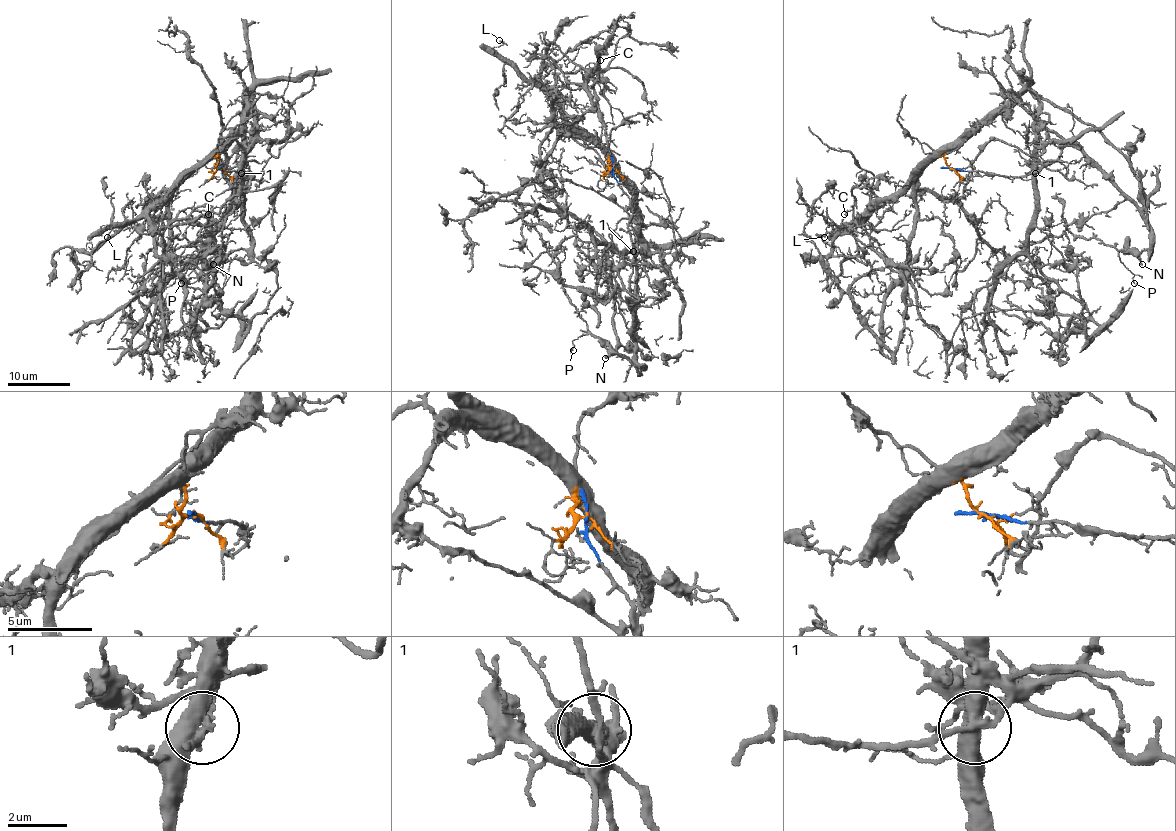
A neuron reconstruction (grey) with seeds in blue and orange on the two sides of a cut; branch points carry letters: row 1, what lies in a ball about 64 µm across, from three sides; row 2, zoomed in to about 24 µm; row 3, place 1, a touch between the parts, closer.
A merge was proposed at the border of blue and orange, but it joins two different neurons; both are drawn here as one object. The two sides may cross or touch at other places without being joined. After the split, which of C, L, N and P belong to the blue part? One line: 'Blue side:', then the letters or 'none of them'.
Blue side: N, P

